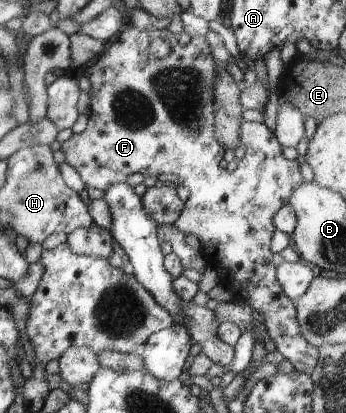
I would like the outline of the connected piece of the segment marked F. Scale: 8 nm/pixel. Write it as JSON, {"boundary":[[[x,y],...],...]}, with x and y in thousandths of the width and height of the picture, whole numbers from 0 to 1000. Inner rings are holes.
{"boundary":[[[379,65],[373,75],[350,73],[324,99],[309,104],[306,121],[292,131],[292,143],[280,143],[263,162],[246,165],[246,184],[257,186],[263,199],[263,254],[260,278],[254,281],[254,300],[249,312],[225,324],[211,324],[199,337],[173,346],[173,363],[188,373],[188,397],[205,397],[205,404],[228,419],[240,443],[249,453],[275,453],[303,462],[315,450],[335,443],[355,443],[367,429],[382,419],[408,419],[416,429],[457,426],[474,419],[494,424],[512,424],[517,446],[532,448],[546,458],[549,475],[532,492],[529,511],[517,530],[506,533],[494,554],[512,552],[523,564],[535,569],[564,567],[581,588],[581,605],[601,613],[604,625],[621,639],[627,656],[645,663],[642,685],[656,714],[668,714],[671,724],[702,724],[711,738],[720,741],[734,755],[751,758],[763,770],[763,789],[772,794],[775,809],[795,828],[798,847],[818,860],[824,869],[847,881],[853,898],[867,906],[896,903],[910,893],[913,874],[919,867],[919,843],[902,838],[870,806],[864,780],[855,770],[855,736],[853,729],[838,726],[821,709],[812,688],[801,680],[798,644],[789,639],[786,608],[780,588],[792,567],[795,547],[789,545],[789,523],[812,501],[832,492],[844,467],[879,441],[870,429],[867,387],[829,387],[818,383],[818,356],[801,341],[792,322],[780,317],[780,310],[766,305],[766,298],[705,293],[697,300],[691,317],[691,334],[697,346],[711,356],[705,380],[685,392],[685,404],[673,416],[656,416],[650,404],[633,404],[633,390],[639,390],[639,375],[645,375],[645,361],[639,361],[639,346],[627,346],[627,332],[618,327],[618,278],[624,259],[618,257],[618,211],[624,189],[630,186],[627,148],[610,133],[610,119],[598,107],[592,87],[566,87],[564,92],[543,92],[538,82],[517,90],[488,73],[405,73],[399,65]],[[442,94],[471,94],[483,104],[497,104],[500,114],[526,111],[535,123],[494,123],[494,138],[488,143],[436,143],[431,138],[431,104],[442,104]]]}

